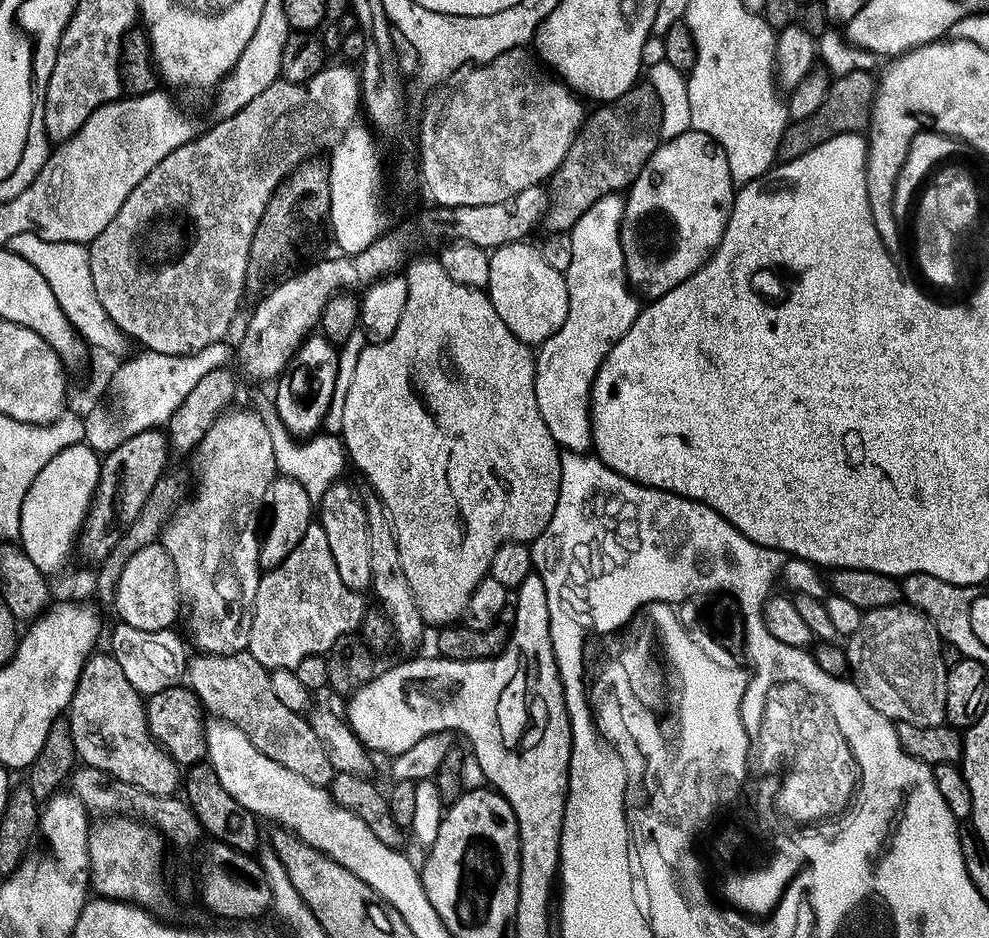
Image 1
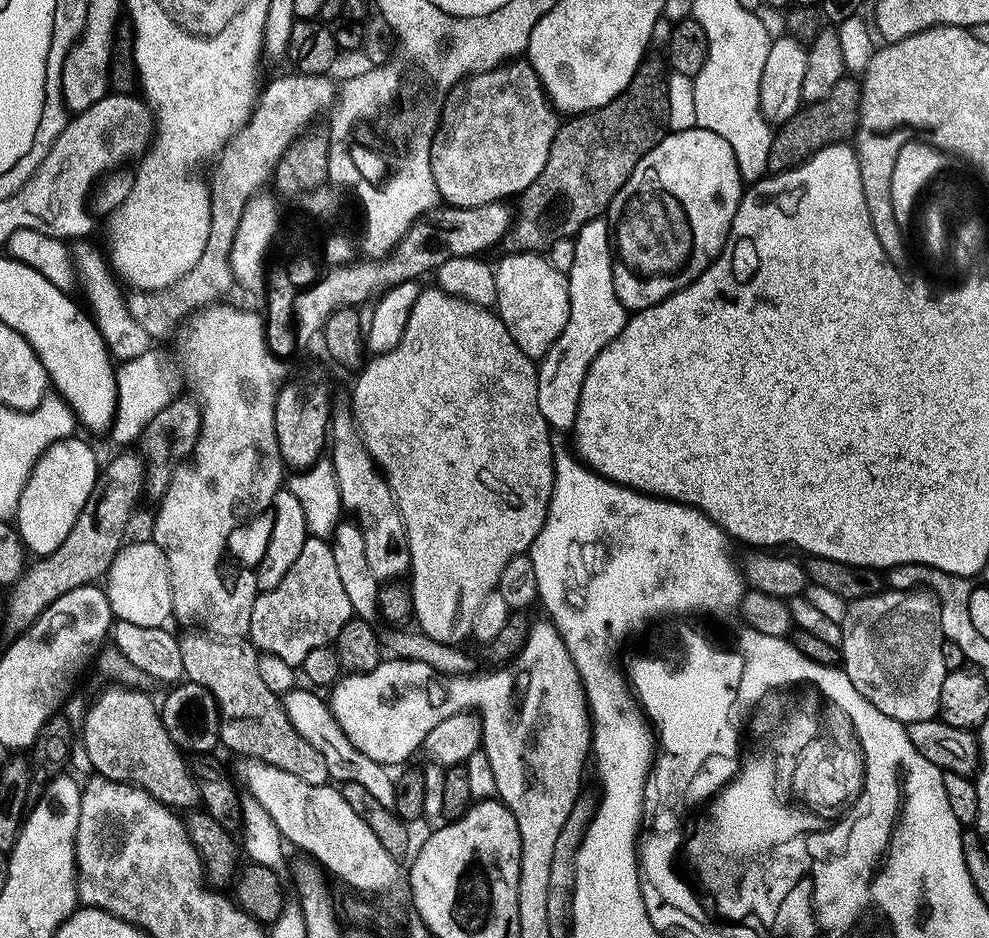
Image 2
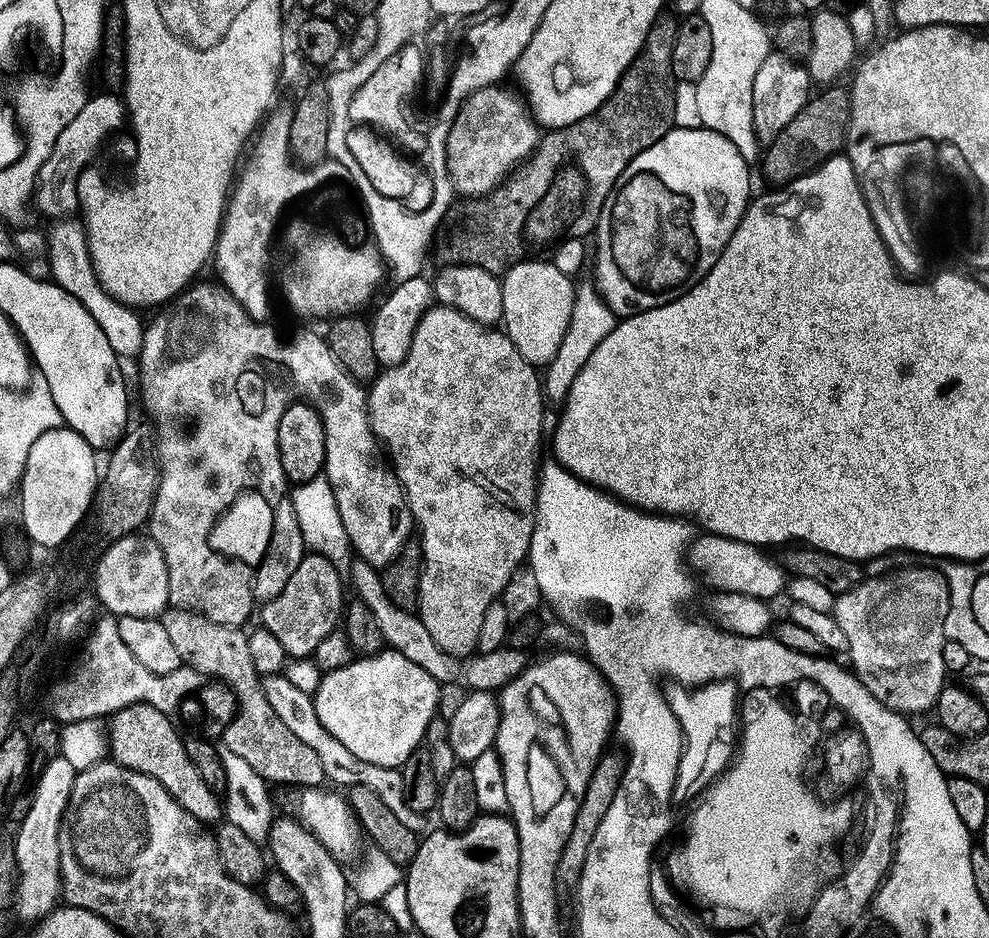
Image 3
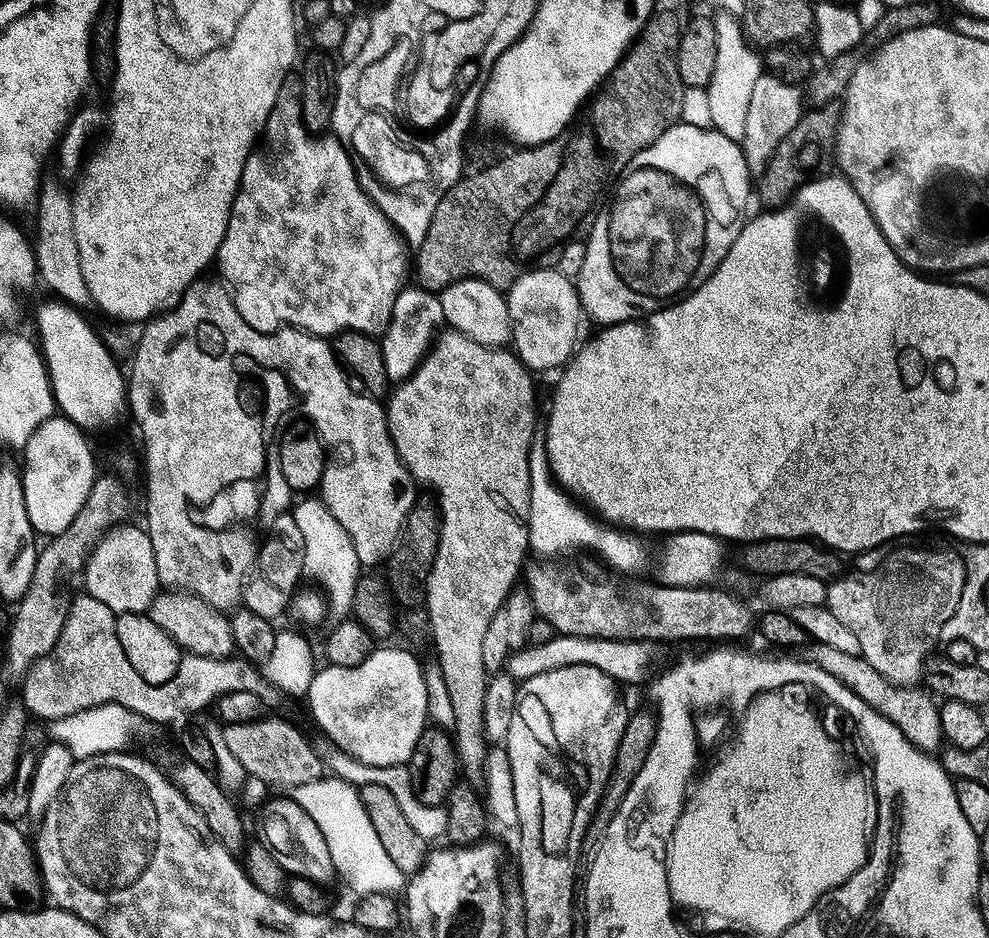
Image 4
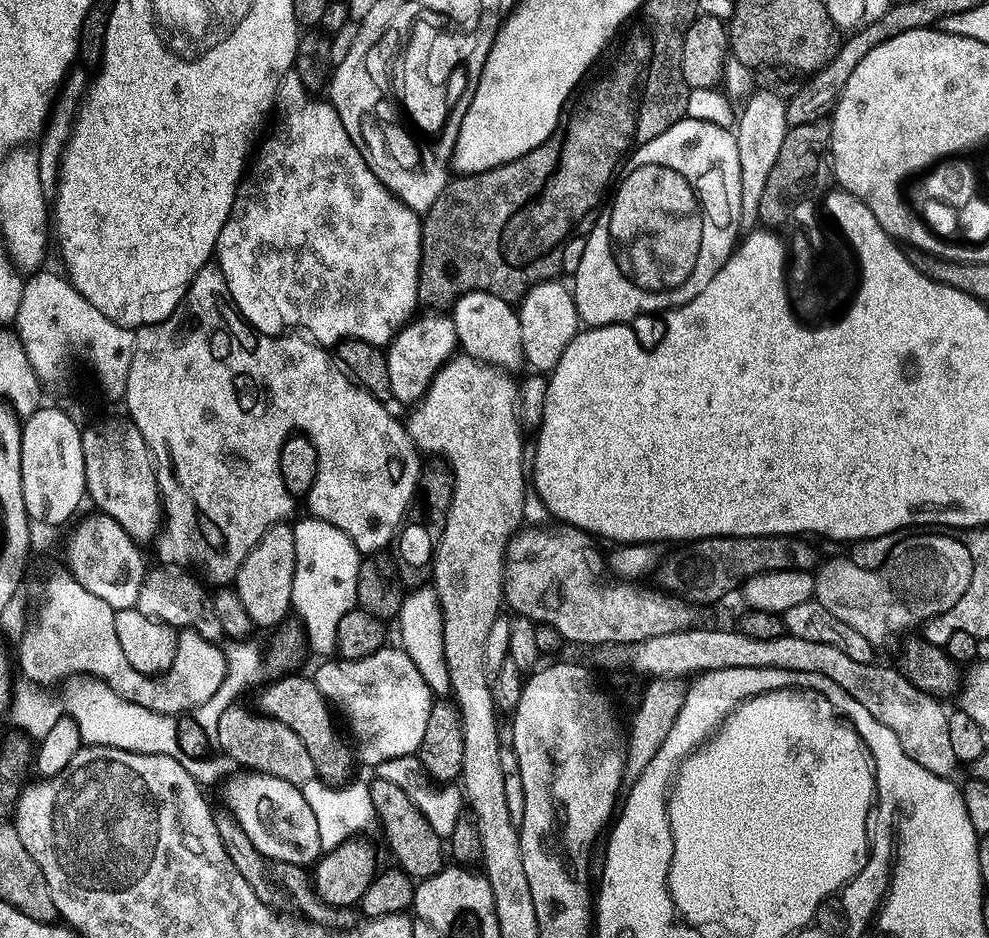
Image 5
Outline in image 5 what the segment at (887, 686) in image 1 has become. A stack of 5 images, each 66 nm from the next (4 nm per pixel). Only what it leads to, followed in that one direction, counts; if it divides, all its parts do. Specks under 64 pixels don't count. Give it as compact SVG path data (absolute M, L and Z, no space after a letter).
M939 535L920 536L916 540L916 556L889 559L882 570L866 568L852 558L825 559L814 572L814 599L826 606L834 618L846 622L846 626L854 626L854 630L858 630L858 634L862 634L873 649L880 650L894 643L896 636L903 637L929 620L949 612L962 594L966 594L972 573L970 558L966 558L965 551L952 546L948 548L948 560L940 560L944 549Z

